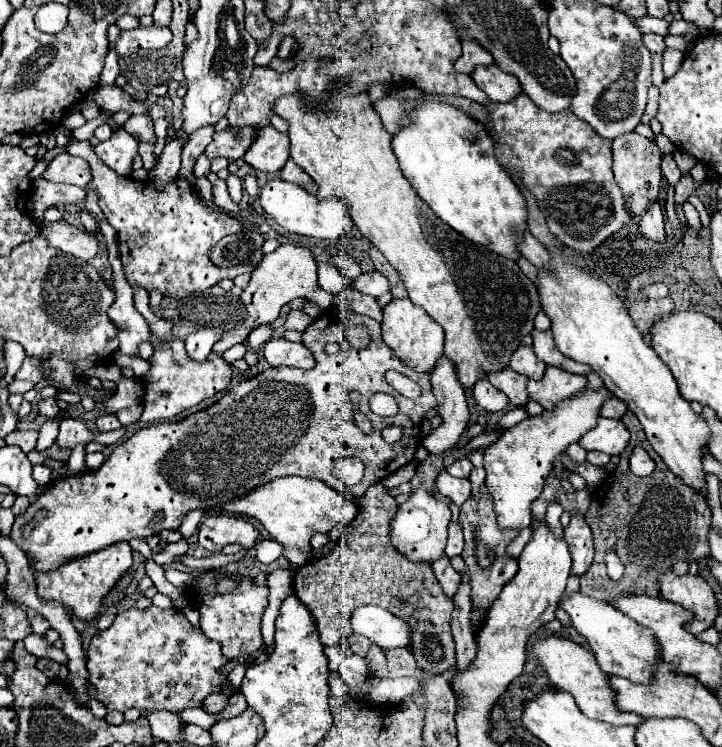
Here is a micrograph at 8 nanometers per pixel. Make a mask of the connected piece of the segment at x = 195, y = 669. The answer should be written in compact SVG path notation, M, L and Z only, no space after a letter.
M130 606L128 610L124 612L118 612L112 626L100 634L96 634L90 642L90 648L88 648L88 682L92 682L96 686L96 692L98 692L98 700L108 708L108 710L118 710L118 712L126 712L128 708L140 708L140 710L170 710L170 712L178 712L178 710L184 710L184 708L190 708L190 706L200 706L202 700L212 694L212 692L218 692L220 690L220 684L224 682L224 674L218 674L218 670L228 662L228 658L222 654L220 650L220 644L214 642L214 640L208 640L204 636L204 632L200 628L194 628L188 618L180 612L180 610L162 610L158 606L150 606L150 608L136 608L136 606Z

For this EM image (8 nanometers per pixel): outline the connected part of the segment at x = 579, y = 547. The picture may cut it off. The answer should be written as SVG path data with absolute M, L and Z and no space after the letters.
M578 510L572 512L570 524L564 528L564 538L568 540L570 554L572 554L572 574L582 576L594 558L594 542L592 530L586 522L586 516Z

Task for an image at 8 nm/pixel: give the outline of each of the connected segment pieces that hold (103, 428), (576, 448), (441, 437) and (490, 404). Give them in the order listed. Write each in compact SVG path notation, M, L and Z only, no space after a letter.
M102 414L98 420L96 420L96 426L100 432L108 432L108 430L118 430L122 424L118 422L116 414Z
M570 444L566 448L566 454L568 458L574 462L574 464L584 464L586 462L586 450L580 446L580 444Z
M442 356L430 378L432 392L438 398L438 414L442 416L442 424L422 440L422 446L430 454L442 454L456 446L460 434L466 430L470 414L466 404L466 390L460 386L460 380L456 378L456 366L450 358Z
M486 378L478 380L478 382L474 384L474 390L472 390L472 392L474 392L476 404L482 406L482 408L488 410L488 412L500 412L500 410L504 410L506 404L508 404L508 398L506 398L500 390L496 390Z

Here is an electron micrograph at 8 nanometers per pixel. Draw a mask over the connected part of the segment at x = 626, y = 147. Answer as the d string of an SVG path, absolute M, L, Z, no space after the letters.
M630 132L630 134L618 136L612 142L612 156L614 156L614 176L622 190L626 208L632 214L632 220L640 222L640 218L644 216L644 210L648 210L652 202L658 202L658 192L660 192L660 182L662 182L662 174L660 174L662 154L652 140L638 136L636 132Z

